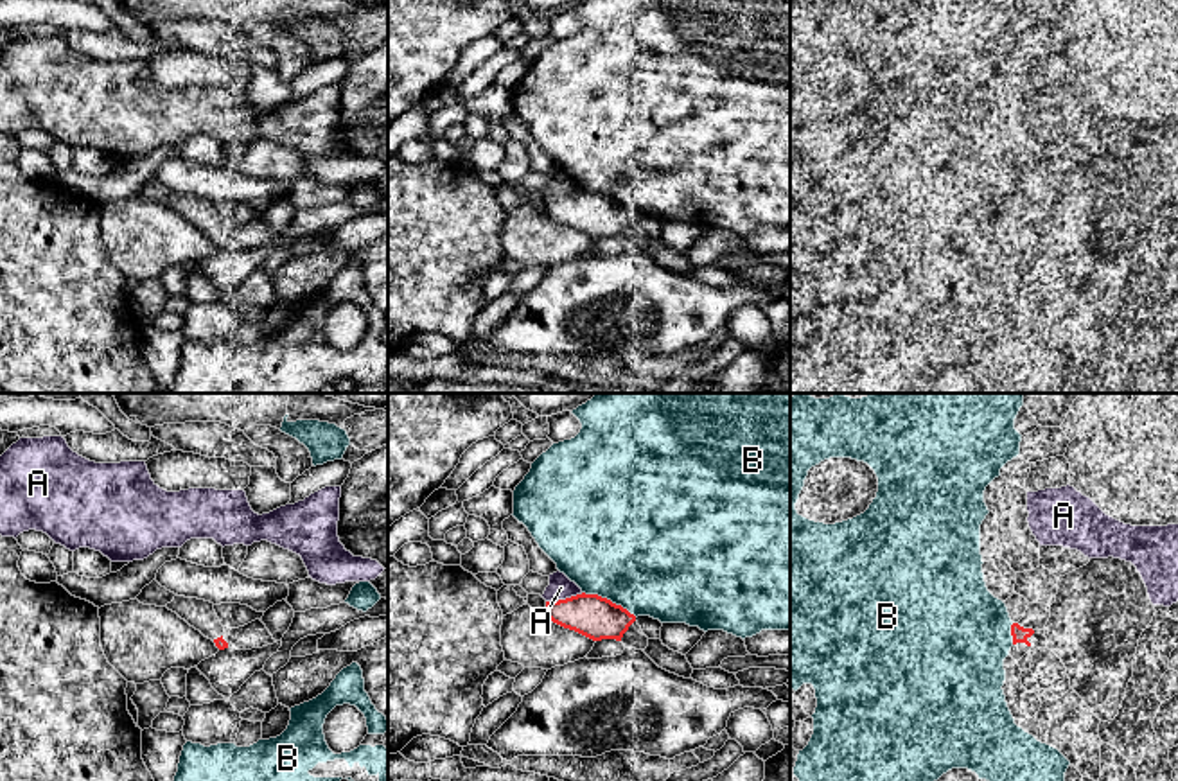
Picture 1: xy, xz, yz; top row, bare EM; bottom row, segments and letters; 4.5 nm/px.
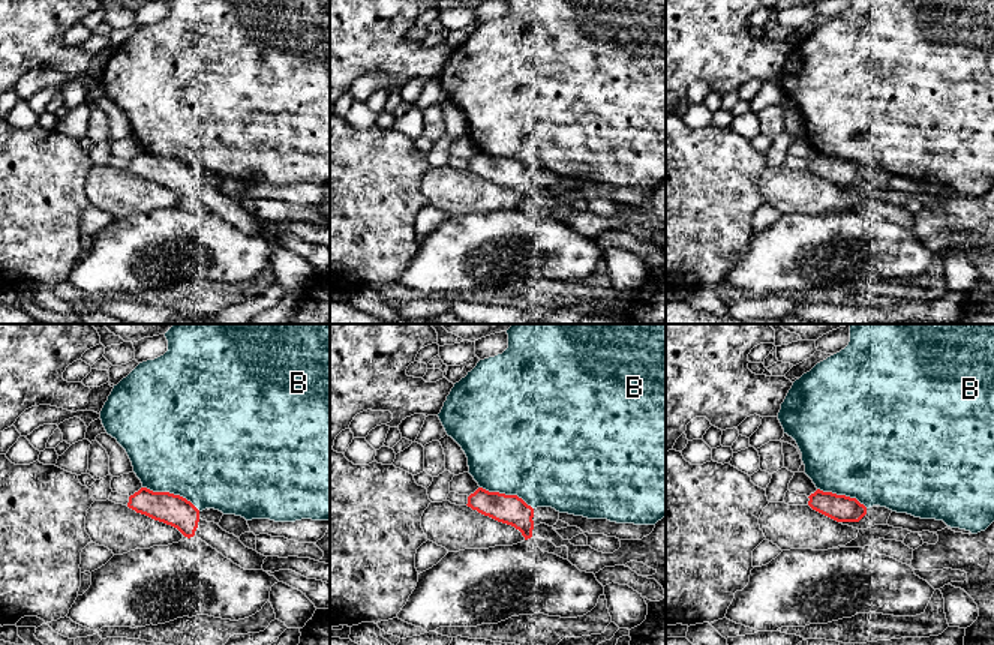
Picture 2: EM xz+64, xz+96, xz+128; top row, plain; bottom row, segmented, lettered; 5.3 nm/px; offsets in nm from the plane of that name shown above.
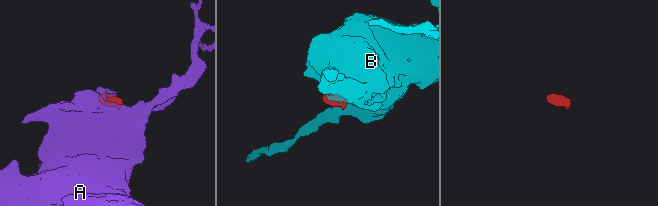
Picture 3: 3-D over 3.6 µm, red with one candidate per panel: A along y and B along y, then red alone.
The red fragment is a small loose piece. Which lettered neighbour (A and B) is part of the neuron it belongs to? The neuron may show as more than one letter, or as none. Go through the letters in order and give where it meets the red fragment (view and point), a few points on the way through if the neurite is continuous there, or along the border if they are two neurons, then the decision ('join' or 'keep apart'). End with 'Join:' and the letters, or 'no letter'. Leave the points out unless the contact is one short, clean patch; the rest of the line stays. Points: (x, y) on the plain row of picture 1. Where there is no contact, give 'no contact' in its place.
A: meets red in xz at (566, 196); border along xz (582, 191), (546, 200); keep apart
B: meets red in xz at (609, 198); border along xz (582, 189), (606, 194), (636, 214); keep apart
Join: no letter

